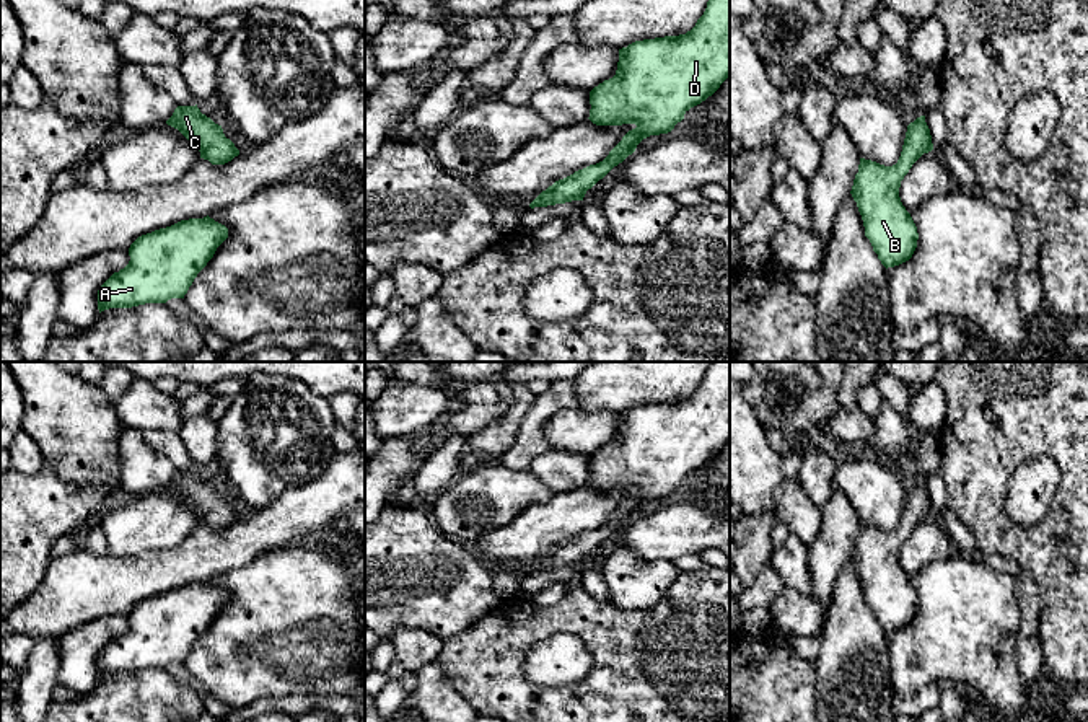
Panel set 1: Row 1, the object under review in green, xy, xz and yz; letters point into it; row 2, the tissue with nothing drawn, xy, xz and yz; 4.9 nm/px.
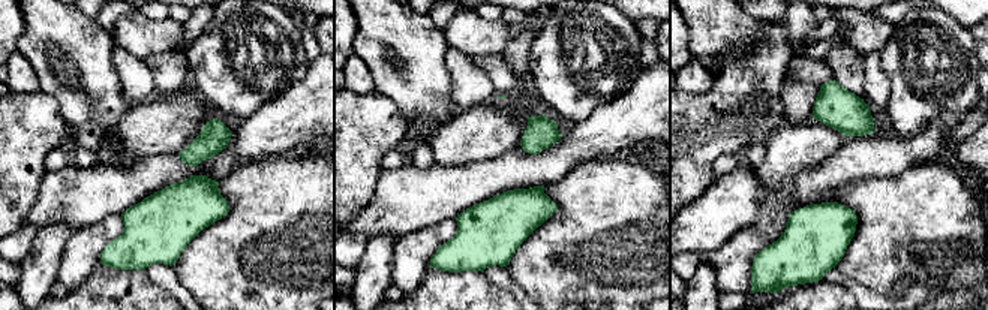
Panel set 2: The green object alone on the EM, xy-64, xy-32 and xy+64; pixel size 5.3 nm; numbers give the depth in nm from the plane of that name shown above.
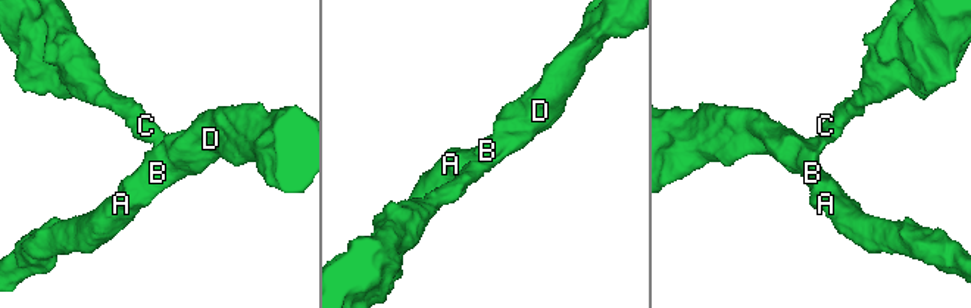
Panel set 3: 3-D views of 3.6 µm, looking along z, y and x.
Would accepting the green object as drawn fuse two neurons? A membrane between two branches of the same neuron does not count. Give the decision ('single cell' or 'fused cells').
single cell

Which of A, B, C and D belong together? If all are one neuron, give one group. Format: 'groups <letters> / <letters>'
groups A B C D

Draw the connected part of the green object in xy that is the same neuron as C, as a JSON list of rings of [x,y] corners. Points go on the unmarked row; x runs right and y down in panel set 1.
[[[197,469],[178,471],[166,489],[178,494],[199,513],[200,523],[212,530],[225,530],[239,520],[235,508],[225,502],[222,491],[202,479]]]

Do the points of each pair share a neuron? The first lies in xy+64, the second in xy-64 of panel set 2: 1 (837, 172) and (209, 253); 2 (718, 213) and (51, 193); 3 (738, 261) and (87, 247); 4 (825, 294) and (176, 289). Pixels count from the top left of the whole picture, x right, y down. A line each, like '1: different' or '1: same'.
1: different
2: same
3: same
4: different

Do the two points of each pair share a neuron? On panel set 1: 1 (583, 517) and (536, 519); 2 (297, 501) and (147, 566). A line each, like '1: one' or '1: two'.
1: one
2: one

